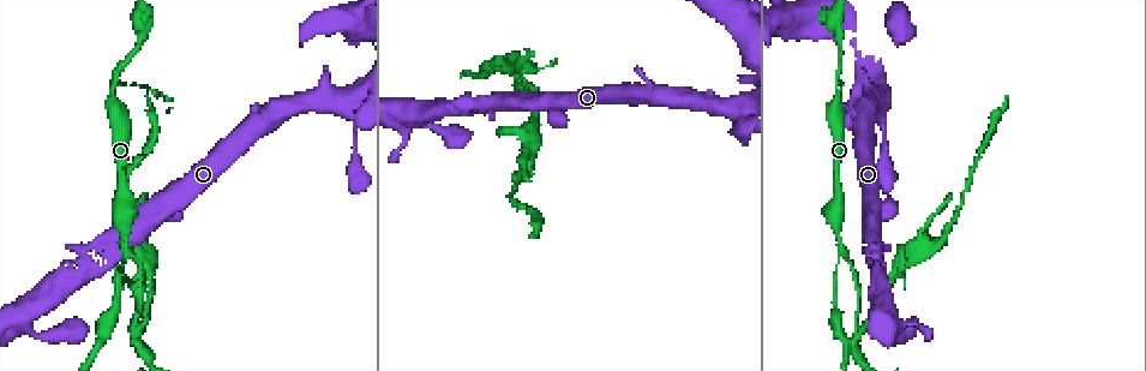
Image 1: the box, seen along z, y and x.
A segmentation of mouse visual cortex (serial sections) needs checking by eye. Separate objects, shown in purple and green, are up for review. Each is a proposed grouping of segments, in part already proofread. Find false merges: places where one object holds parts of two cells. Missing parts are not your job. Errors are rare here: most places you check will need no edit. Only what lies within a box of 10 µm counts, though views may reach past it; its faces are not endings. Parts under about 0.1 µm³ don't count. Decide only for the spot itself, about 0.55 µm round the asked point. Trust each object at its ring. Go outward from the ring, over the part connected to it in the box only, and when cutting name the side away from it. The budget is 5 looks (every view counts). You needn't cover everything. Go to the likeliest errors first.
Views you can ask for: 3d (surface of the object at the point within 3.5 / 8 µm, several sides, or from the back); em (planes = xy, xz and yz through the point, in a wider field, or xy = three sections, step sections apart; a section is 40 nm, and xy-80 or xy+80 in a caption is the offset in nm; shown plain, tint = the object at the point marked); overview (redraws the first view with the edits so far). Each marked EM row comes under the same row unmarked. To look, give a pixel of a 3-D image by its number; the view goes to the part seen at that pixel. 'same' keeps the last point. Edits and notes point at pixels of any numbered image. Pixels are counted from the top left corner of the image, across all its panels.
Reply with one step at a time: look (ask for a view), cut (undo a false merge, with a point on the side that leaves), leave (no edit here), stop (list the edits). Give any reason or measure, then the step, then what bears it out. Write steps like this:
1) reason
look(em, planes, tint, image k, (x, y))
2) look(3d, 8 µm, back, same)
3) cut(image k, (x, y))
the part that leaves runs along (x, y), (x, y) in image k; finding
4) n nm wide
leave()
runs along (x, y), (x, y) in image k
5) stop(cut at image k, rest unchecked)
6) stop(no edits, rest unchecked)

thin neck
look(3d, 3.5 µm, back, image 1, (843, 247))

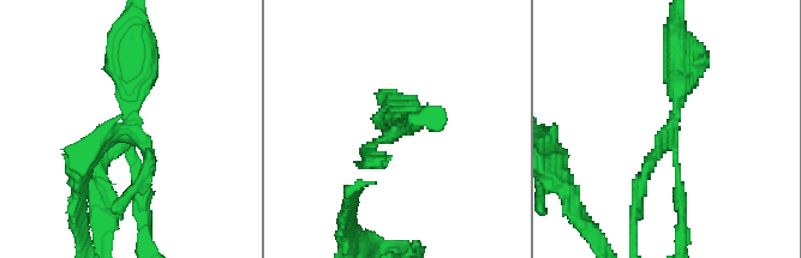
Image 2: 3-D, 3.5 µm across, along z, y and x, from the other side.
shape alone is not enough
look(em, xy, step 2, tint, image 2, (667, 133))

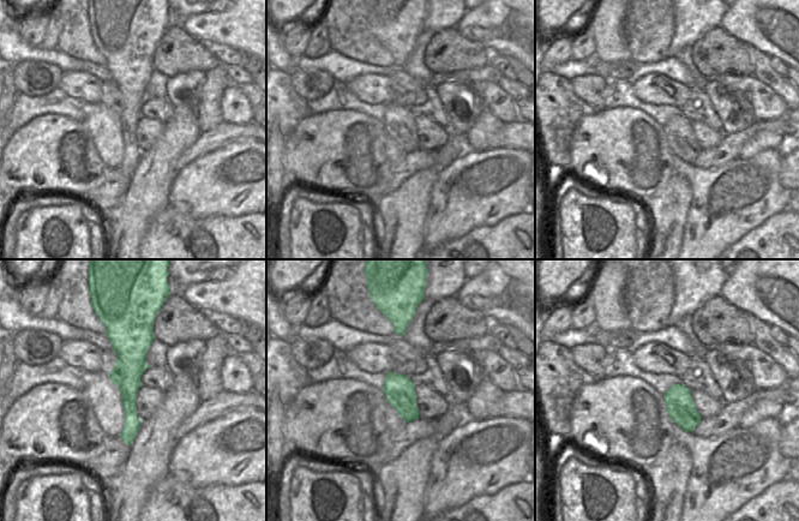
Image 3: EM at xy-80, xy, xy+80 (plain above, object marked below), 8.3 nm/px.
260 nm wide
cut(image 2, (99, 167))
border along (415, 399), (401, 390), (389, 402) in image 3; two cells meet here

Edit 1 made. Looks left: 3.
three arms meet
look(3d, 3.5 µm, image 1, (24, 323))

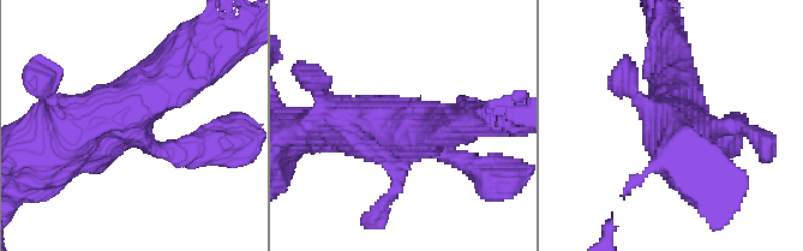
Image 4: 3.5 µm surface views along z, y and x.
now the EM
look(em, xy, step 3, tint, image 4, (128, 126))

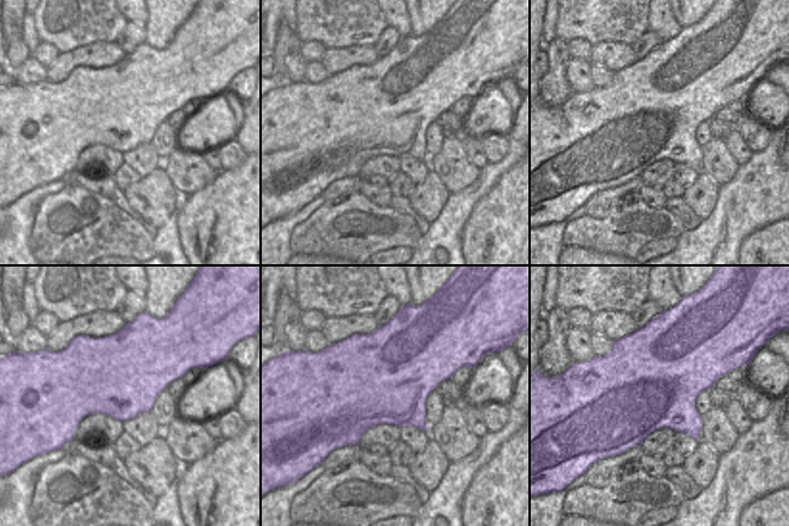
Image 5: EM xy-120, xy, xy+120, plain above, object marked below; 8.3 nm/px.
leave()
runs along (667, 60), (701, 153) in image 4; continuous, no second cell

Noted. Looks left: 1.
stop(cut at image 2, rest unchecked)

